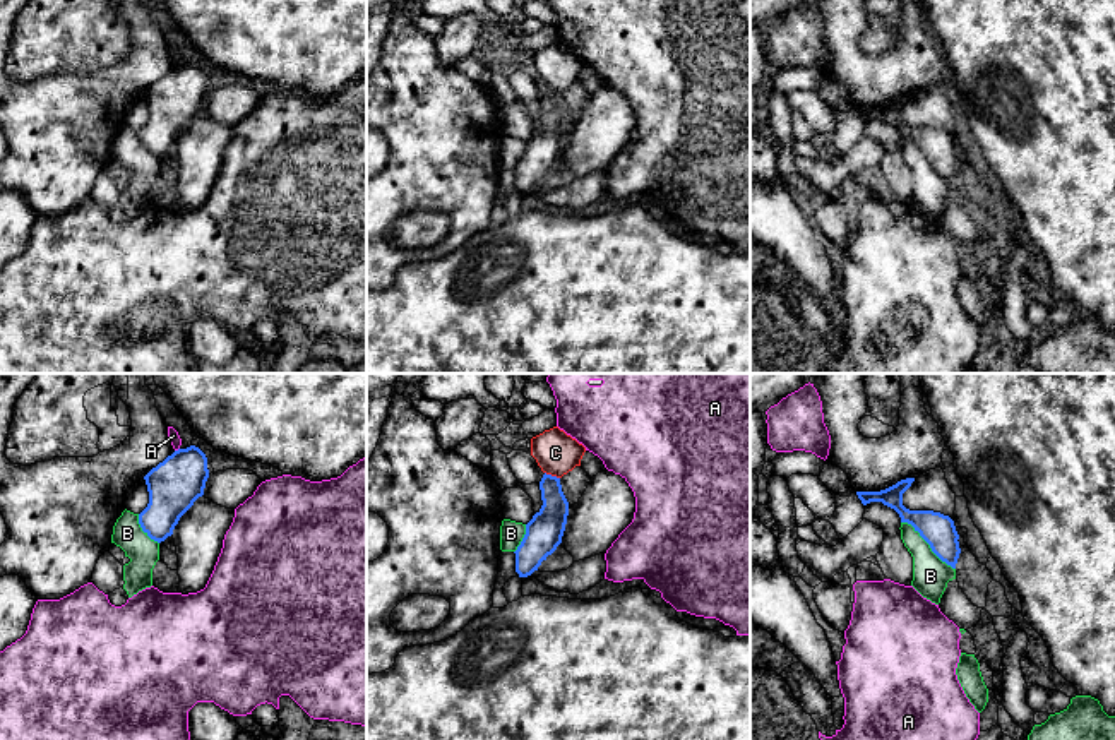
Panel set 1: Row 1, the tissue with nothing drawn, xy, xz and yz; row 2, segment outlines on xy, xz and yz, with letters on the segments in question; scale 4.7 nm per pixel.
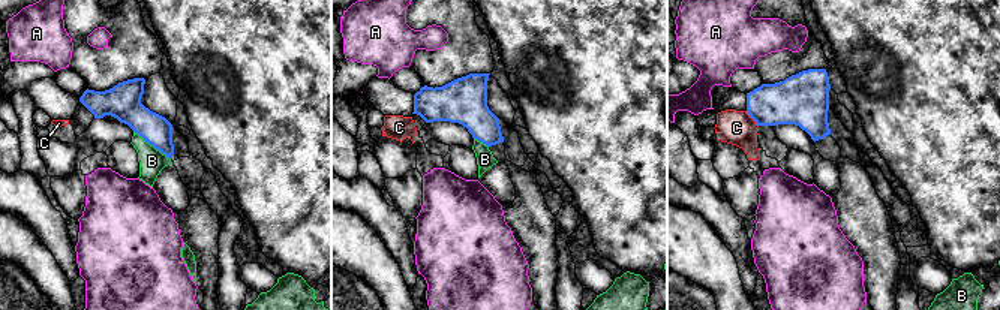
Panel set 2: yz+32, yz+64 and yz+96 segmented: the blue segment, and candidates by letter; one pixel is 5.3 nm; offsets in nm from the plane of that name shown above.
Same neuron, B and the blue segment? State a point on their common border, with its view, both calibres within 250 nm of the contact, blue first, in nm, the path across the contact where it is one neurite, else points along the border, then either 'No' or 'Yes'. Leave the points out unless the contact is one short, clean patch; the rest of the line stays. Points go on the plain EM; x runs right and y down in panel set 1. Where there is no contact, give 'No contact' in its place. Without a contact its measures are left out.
Touches blue at yz (929, 160). Thickness 160 nm (blue) against 170 nm. Boundary: yz (901, 137), (906, 137), (954, 185). No

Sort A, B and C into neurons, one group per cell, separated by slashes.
A / B / C

